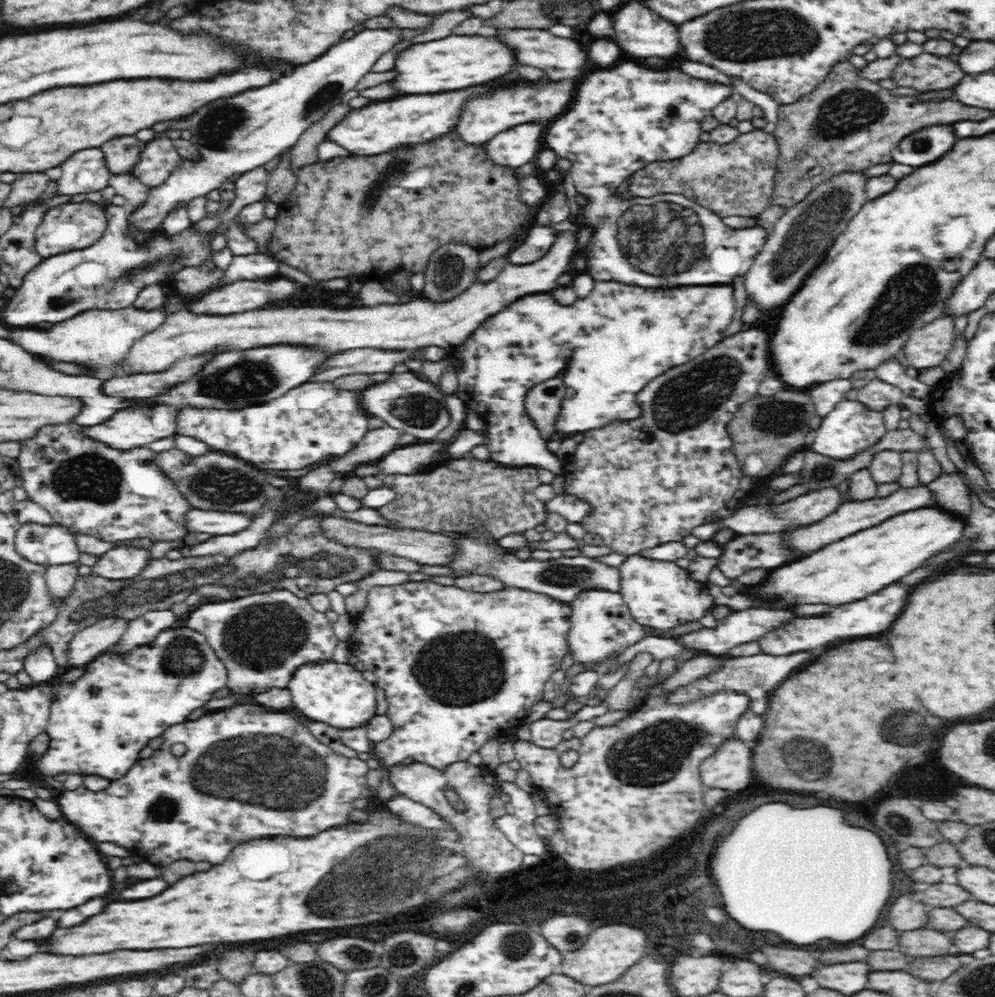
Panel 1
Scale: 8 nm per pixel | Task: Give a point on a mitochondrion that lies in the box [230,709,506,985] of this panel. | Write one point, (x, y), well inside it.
(365, 877)

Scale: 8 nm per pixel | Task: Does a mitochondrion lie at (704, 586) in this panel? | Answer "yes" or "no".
no

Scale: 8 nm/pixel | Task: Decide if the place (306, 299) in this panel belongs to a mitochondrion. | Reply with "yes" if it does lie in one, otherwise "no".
no

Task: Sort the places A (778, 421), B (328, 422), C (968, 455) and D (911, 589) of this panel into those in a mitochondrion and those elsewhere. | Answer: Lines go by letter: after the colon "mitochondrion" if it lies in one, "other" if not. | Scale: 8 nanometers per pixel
A: mitochondrion
B: mitochondrion
C: other
D: other

